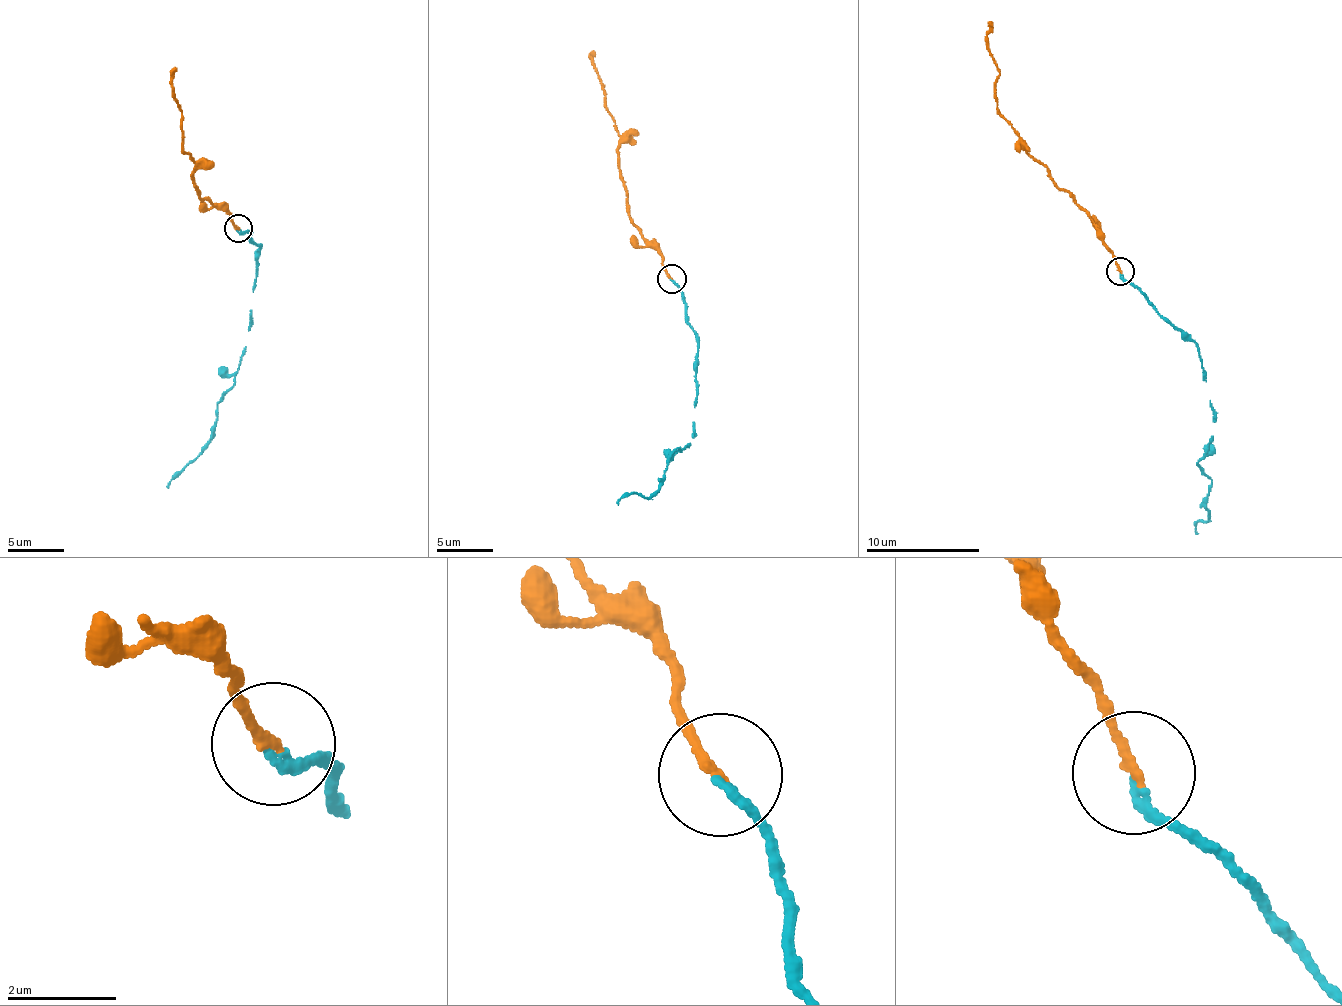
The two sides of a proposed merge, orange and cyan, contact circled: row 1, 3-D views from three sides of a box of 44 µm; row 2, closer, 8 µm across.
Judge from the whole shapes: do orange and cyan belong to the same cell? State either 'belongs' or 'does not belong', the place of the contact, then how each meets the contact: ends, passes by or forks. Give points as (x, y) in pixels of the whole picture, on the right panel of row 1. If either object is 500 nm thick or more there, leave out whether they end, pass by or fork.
belongs; place (1120, 271); orange ends; cyan ends

